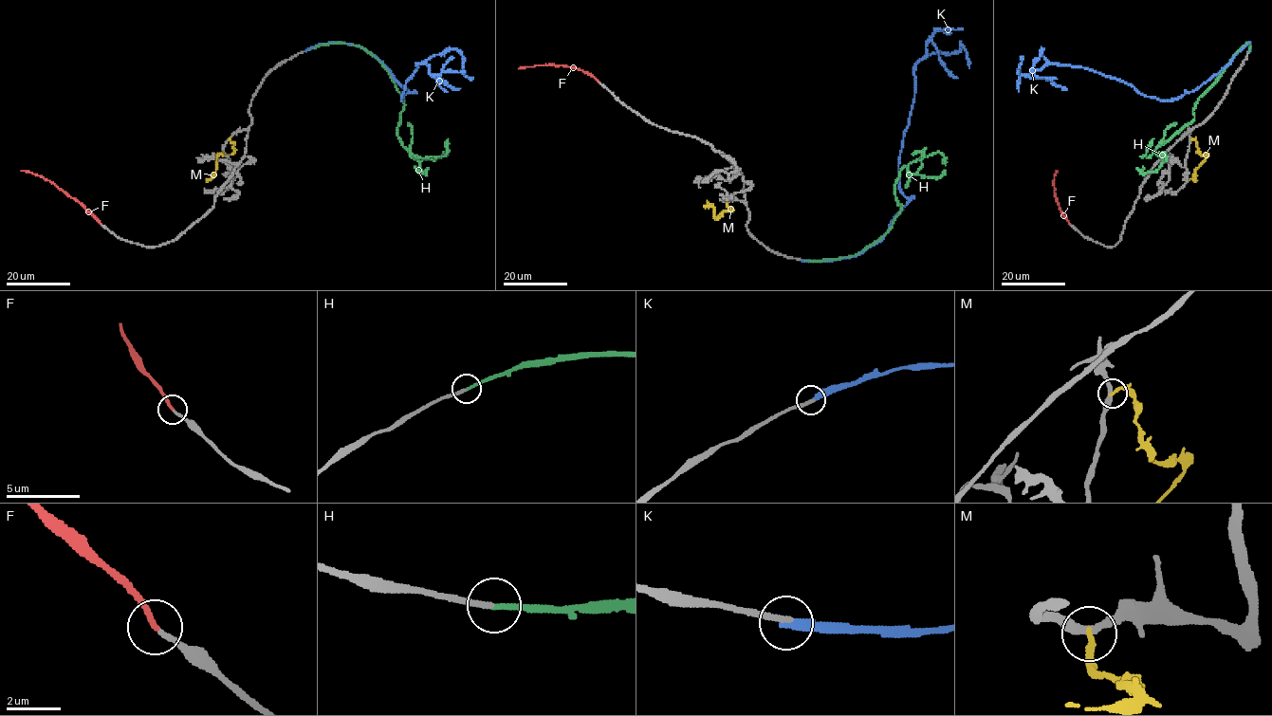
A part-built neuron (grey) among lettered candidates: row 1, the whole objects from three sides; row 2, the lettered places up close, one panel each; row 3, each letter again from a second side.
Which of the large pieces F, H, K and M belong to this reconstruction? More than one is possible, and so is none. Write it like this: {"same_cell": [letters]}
{"same_cell": ["F", "H"]}

